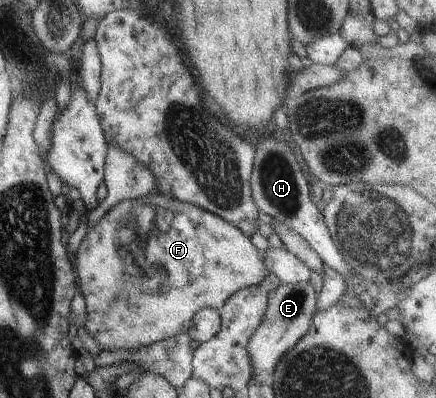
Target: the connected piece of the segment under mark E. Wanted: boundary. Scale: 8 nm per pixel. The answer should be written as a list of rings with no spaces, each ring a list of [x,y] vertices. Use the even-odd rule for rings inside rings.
[[[309,281],[299,283],[281,282],[268,295],[268,304],[263,312],[261,323],[248,339],[246,350],[252,365],[252,377],[261,371],[272,373],[279,357],[283,355],[308,330],[311,316],[316,311],[315,289]]]

